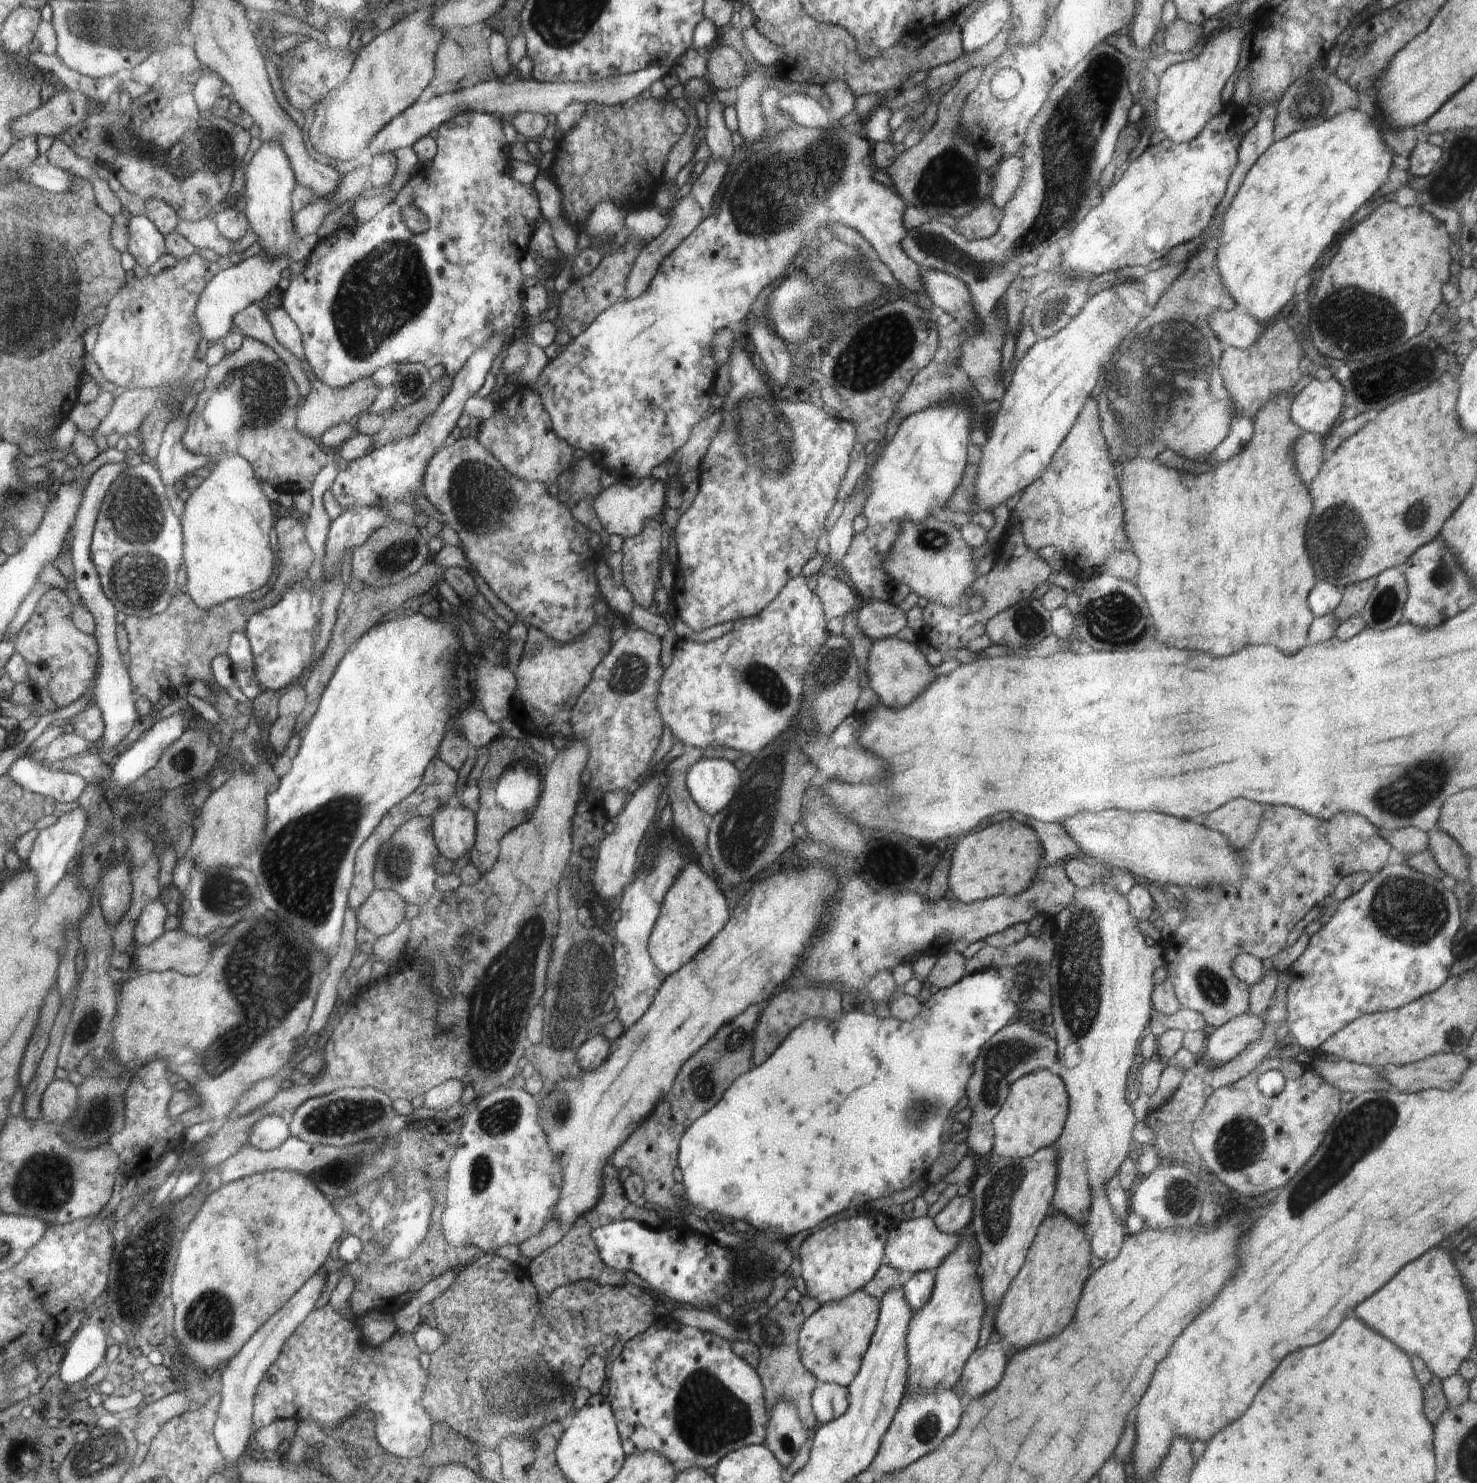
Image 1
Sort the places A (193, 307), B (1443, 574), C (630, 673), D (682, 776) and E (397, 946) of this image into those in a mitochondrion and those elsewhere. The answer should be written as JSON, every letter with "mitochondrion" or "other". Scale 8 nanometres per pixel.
{"A":"other","B":"mitochondrion","C":"mitochondrion","D":"other","E":"other"}

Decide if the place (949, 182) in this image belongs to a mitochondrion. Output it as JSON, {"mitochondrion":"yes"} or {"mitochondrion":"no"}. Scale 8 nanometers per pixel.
{"mitochondrion":"yes"}

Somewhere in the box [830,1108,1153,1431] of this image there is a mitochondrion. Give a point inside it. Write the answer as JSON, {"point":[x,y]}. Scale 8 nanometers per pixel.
{"point":[997,1200]}

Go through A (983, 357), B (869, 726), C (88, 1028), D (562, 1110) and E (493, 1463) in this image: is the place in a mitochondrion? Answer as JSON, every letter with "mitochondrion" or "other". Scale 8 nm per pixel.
{"A":"other","B":"other","C":"mitochondrion","D":"mitochondrion","E":"other"}

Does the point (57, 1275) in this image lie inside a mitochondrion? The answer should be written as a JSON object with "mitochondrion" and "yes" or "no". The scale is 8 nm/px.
{"mitochondrion":"no"}

